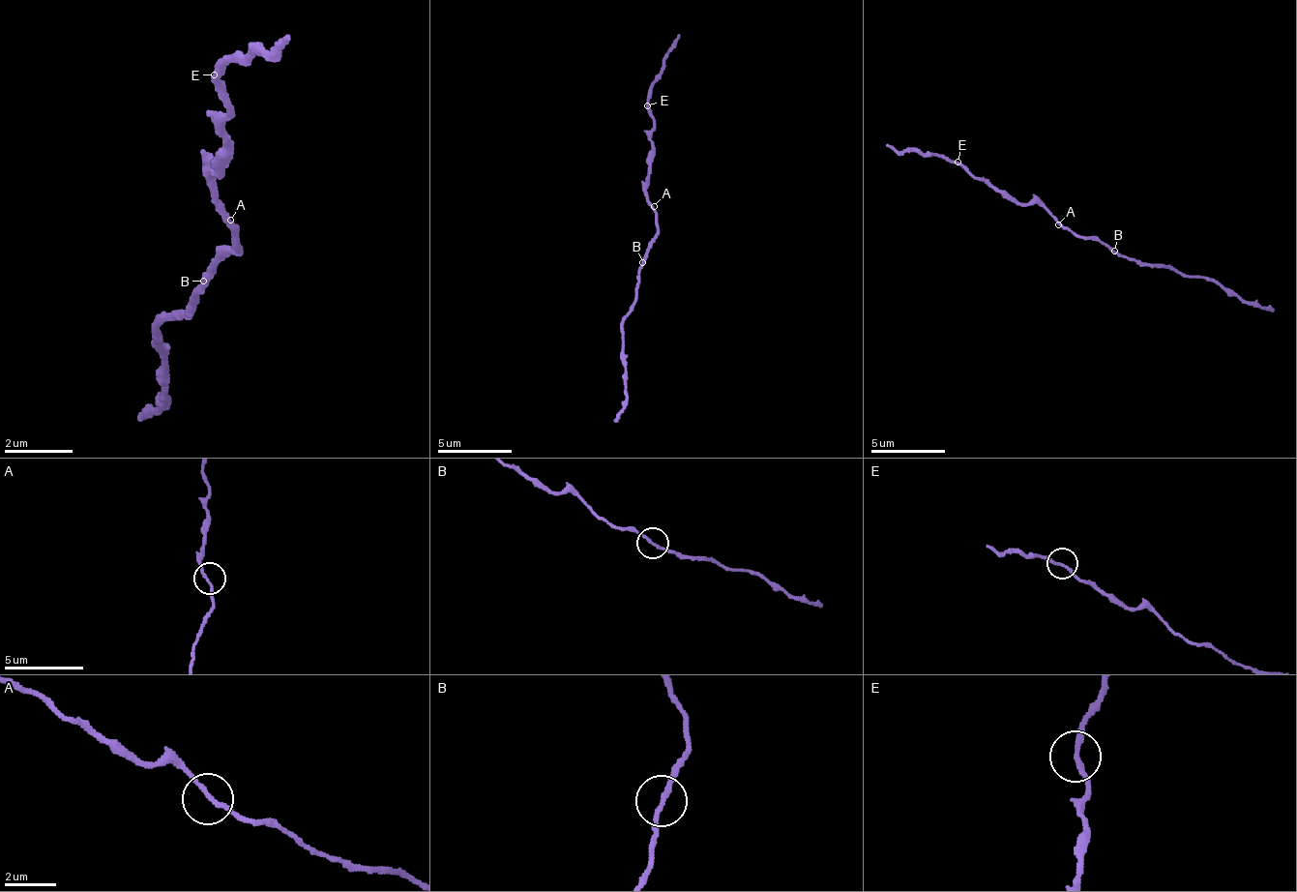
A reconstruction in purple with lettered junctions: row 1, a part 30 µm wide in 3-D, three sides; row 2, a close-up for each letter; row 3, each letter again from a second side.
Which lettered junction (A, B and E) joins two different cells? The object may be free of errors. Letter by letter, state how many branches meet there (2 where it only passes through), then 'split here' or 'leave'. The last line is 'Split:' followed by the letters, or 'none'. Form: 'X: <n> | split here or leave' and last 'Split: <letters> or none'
A: 2 | leave
B: 2 | leave
E: 2 | leave
Split: none

